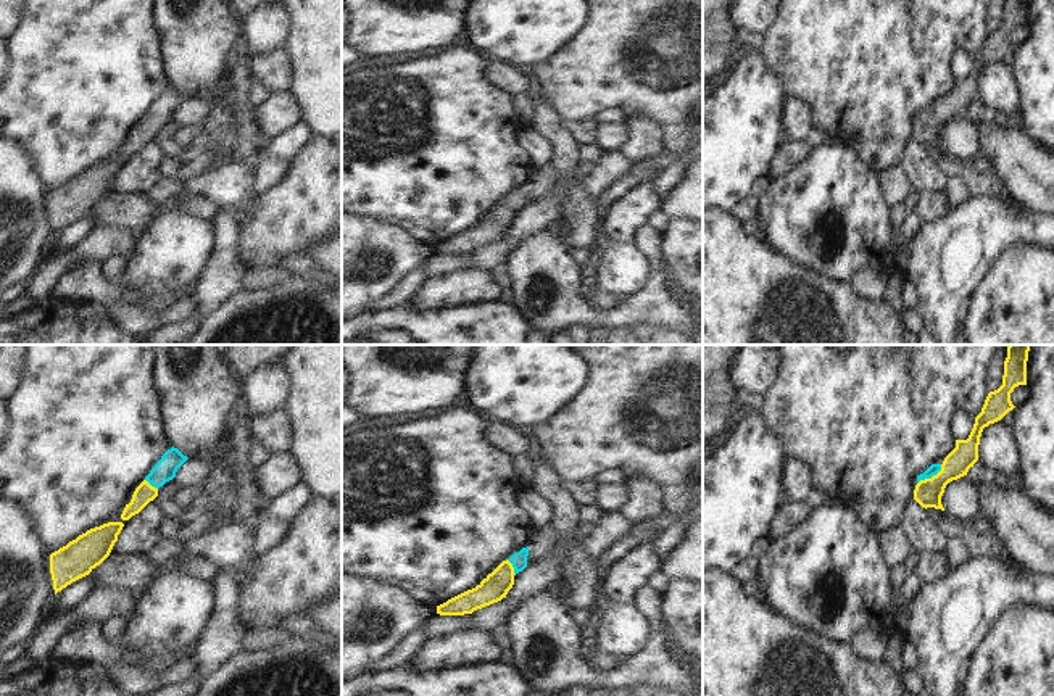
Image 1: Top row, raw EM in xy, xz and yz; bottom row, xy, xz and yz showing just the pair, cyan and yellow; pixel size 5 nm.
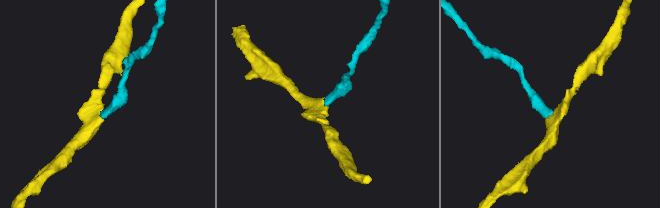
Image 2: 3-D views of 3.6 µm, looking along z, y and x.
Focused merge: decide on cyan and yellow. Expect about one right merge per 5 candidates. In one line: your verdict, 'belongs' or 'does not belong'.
belongs

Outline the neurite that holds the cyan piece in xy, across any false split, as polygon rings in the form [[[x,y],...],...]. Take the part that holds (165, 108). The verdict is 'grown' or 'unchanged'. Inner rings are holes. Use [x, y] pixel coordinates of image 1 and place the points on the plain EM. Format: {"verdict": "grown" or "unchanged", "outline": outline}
{"verdict": "grown", "outline": [[[177,87],[168,89],[155,103],[145,119],[135,127],[132,139],[126,143],[121,158],[129,160],[158,135],[158,127],[176,116],[177,108],[187,100]]]}

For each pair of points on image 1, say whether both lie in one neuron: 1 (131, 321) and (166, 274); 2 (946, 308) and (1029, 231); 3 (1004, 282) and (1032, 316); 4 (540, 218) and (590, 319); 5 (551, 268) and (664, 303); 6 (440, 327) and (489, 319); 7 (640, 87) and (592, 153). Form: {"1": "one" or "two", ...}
{"1": "two", "2": "one", "3": "one", "4": "two", "5": "one", "6": "one", "7": "two"}

